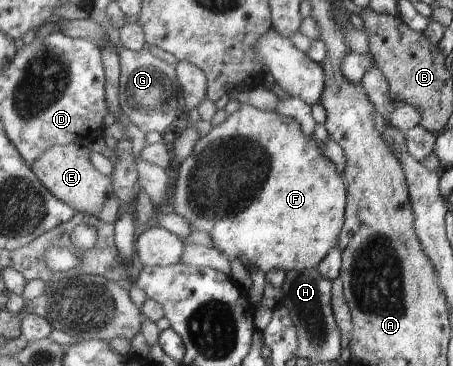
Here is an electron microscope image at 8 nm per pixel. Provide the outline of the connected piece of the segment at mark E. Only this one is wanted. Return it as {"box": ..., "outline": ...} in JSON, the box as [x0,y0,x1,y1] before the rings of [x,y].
{"box":[30,144,122,223],"outline":[[[88,144],[55,145],[47,149],[35,162],[30,164],[37,180],[61,202],[87,216],[98,218],[106,223],[117,222],[122,204],[114,194],[112,178],[100,173],[89,159]]]}

